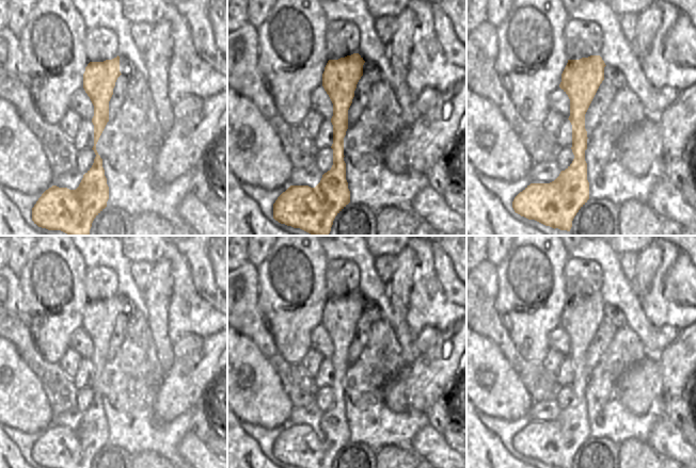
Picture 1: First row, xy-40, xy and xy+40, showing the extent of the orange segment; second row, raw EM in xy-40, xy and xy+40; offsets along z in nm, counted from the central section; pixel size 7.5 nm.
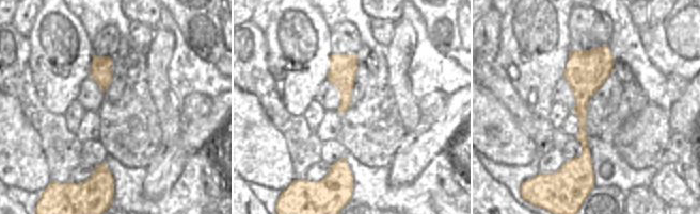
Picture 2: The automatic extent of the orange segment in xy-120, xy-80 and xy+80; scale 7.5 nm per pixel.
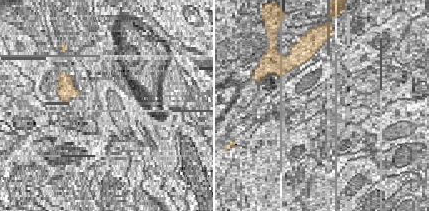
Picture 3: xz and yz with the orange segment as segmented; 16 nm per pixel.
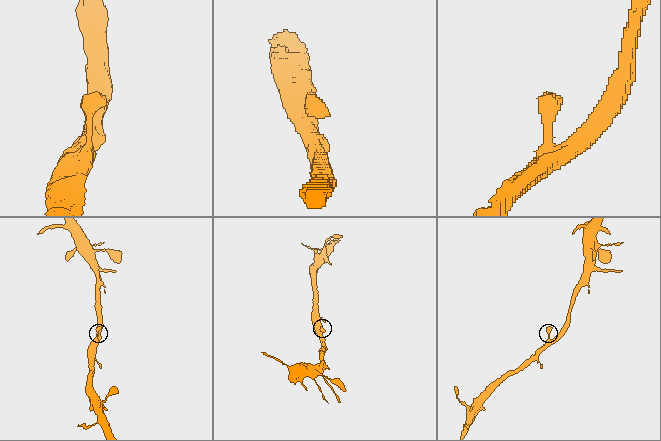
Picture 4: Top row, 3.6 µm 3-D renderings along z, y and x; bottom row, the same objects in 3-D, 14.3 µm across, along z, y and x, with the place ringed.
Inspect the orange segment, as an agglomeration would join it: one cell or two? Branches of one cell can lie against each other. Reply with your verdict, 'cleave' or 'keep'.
keep

